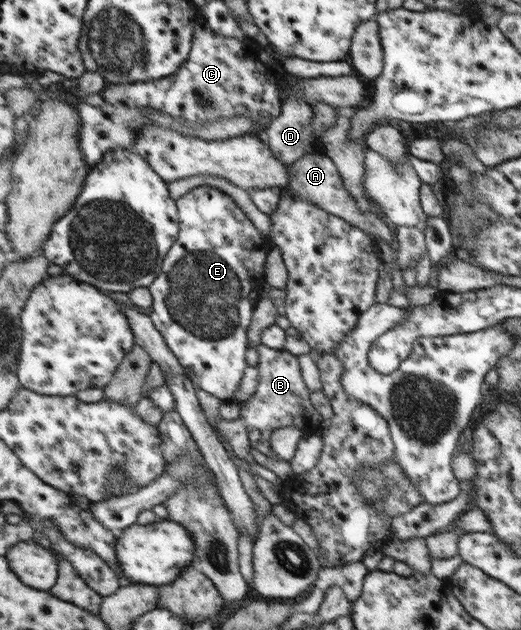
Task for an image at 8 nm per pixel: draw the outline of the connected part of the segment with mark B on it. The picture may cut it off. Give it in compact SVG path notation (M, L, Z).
M262 344L256 347L256 351L259 355L258 385L244 405L240 405L239 417L246 423L250 446L270 459L277 460L276 452L271 447L271 436L276 429L294 427L307 434L315 434L317 430L328 427L329 422L312 406L310 391L302 377L296 355L285 348L270 349Z

